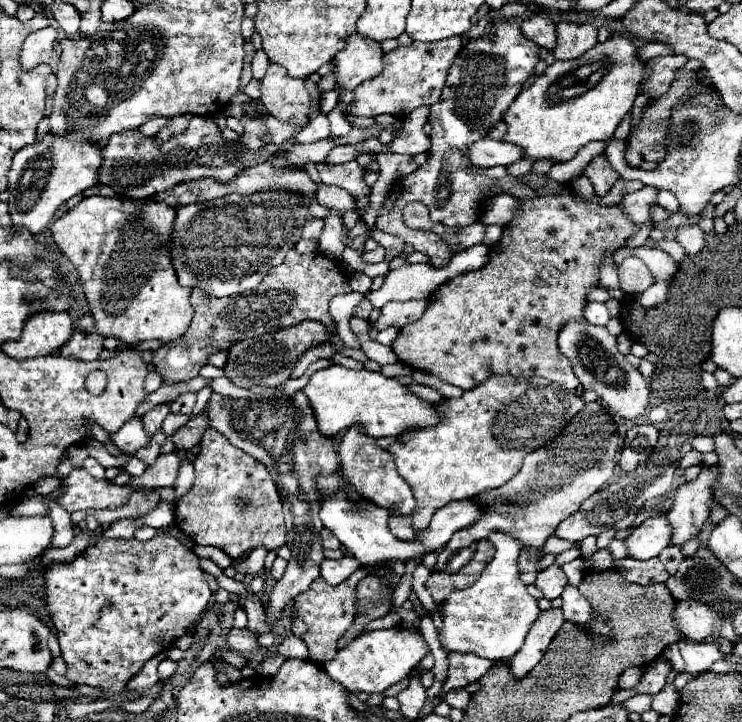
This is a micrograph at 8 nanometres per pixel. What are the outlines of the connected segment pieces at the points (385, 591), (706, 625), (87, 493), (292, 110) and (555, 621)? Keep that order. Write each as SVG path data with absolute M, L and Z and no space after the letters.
M368 575L366 579L362 579L356 587L356 619L352 623L352 627L338 639L338 647L342 649L346 643L350 643L350 639L358 637L364 631L364 625L384 617L390 611L390 603L392 603L392 587L388 585L386 579L378 577L378 575Z
M682 599L674 605L674 625L682 637L690 641L702 641L712 635L714 625L720 621L720 613L694 599Z
M76 469L66 481L62 481L62 497L58 503L66 511L82 511L82 509L116 509L126 503L132 489L114 485L106 479L98 481L88 471Z
M272 63L260 81L260 101L268 113L280 121L306 127L312 113L312 97L306 89L304 79L294 79L282 65Z
M548 609L548 611L540 613L540 617L532 625L522 649L510 659L508 667L510 667L510 673L514 675L514 679L526 677L540 663L552 637L562 627L562 623L564 623L562 609Z

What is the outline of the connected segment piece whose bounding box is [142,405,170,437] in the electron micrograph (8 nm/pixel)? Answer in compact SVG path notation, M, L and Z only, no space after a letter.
M156 405L150 413L146 413L142 417L142 423L144 423L144 429L146 429L146 435L154 435L160 427L162 427L162 421L164 417L170 413L170 407L168 405Z

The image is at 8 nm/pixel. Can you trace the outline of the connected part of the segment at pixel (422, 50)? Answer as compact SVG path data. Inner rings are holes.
M450 37L442 39L442 43L412 43L410 47L398 47L386 53L384 71L354 90L354 105L350 107L350 113L358 117L376 117L386 113L396 119L404 119L416 107L436 103L444 89L448 69L460 53L460 47L460 37Z

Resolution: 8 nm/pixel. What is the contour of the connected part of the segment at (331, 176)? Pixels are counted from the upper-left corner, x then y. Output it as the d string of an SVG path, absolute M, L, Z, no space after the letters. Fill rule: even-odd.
M348 161L348 163L342 163L342 165L318 163L318 165L316 165L316 171L318 171L322 183L340 185L340 187L344 187L352 197L370 193L370 187L364 183L362 167L360 167L356 161Z

